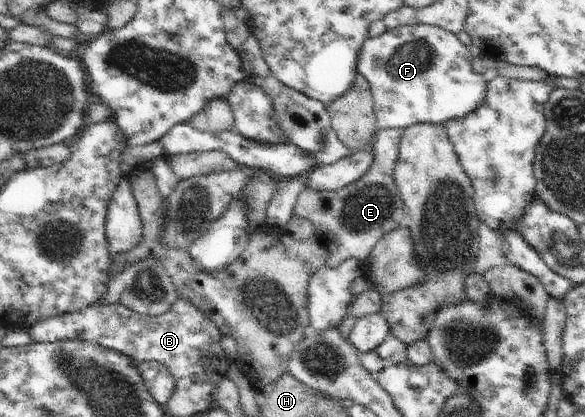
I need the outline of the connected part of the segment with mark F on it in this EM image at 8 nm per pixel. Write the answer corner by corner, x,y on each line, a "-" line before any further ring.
425,23
367,37
359,50
357,70
371,86
377,128
405,129
417,122
444,124
477,110
487,100
487,82
481,73
473,72
467,47
448,29

